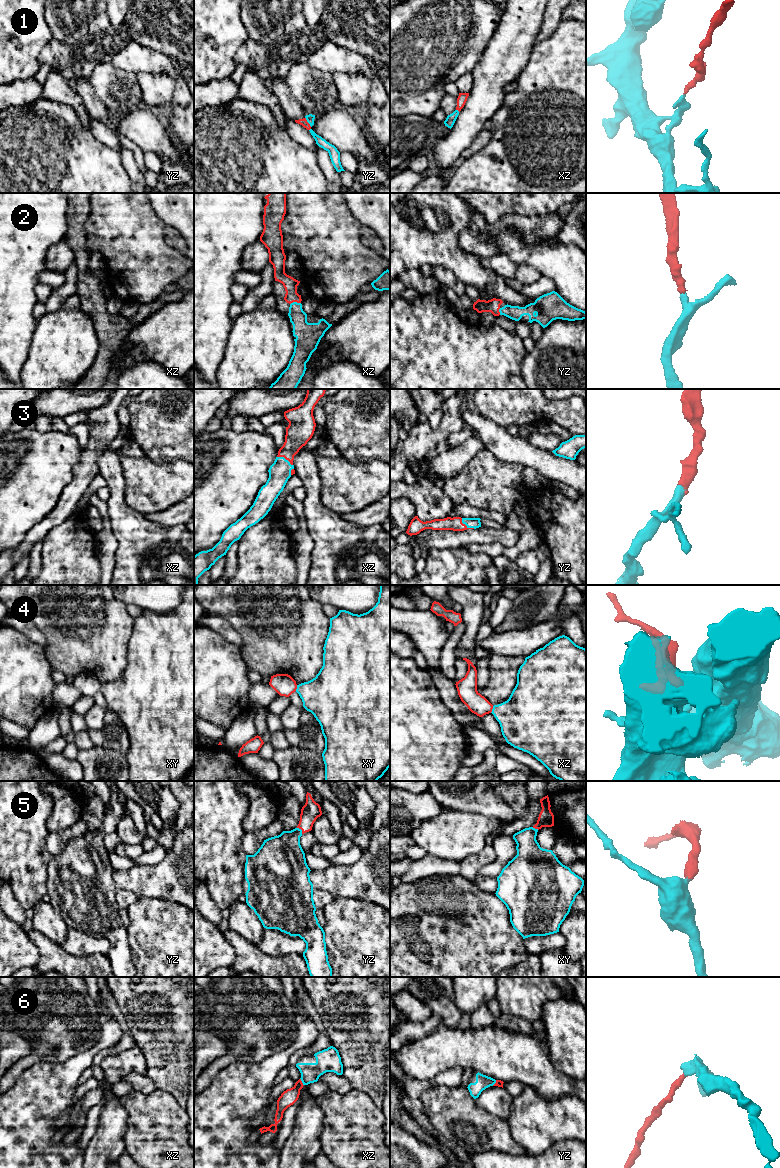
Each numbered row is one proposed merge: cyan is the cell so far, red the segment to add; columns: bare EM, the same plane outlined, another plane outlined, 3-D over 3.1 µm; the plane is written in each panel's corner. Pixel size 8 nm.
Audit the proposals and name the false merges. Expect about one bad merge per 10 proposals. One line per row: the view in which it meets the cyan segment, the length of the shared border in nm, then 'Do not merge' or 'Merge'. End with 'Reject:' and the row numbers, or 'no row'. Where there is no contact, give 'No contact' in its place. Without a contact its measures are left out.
1: Touches cyan in yz. Shared border 90 nm. Merge
2: Touches cyan in xz. Shared border 90 nm. Merge
3: Touches cyan in yz. Shared border 140 nm. Merge
4: Touches cyan in xz. Shared border 60 nm. Merge
5: Touches cyan in yz. Shared border 70 nm. Merge
6: Touches cyan in xz. Shared border 70 nm. Merge
Reject: no row

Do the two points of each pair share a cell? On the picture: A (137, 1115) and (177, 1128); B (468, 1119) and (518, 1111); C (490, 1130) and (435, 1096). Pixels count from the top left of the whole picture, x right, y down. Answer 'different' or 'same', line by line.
A: same
B: different
C: same

